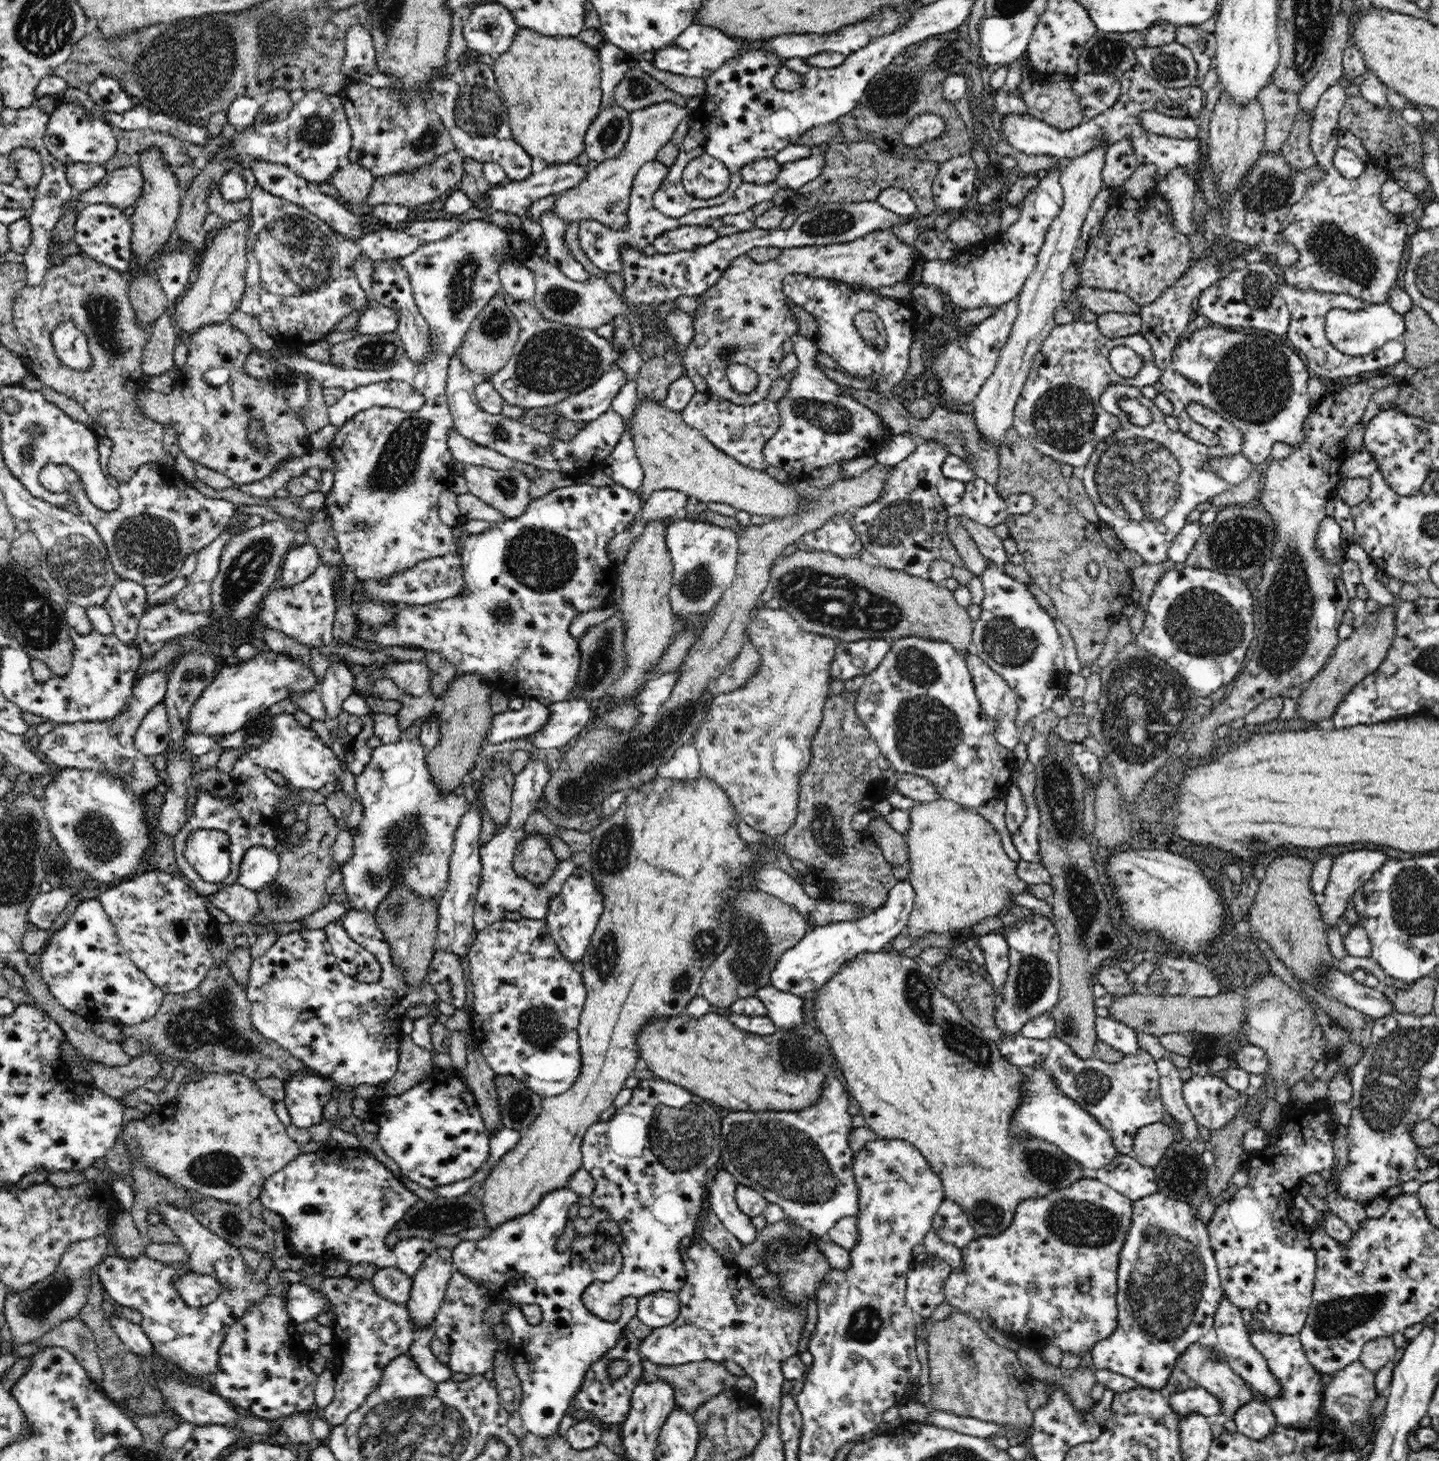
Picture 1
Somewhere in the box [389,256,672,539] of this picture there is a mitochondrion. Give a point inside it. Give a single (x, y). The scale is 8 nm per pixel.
(554, 360)

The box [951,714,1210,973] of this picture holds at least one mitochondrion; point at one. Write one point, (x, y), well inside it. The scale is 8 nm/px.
(1058, 786)

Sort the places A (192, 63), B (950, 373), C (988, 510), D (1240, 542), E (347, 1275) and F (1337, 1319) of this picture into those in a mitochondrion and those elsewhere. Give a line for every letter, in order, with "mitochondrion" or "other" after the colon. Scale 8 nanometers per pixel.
A: mitochondrion
B: mitochondrion
C: other
D: mitochondrion
E: other
F: mitochondrion

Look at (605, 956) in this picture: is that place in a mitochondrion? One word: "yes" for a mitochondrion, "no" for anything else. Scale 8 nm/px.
yes

